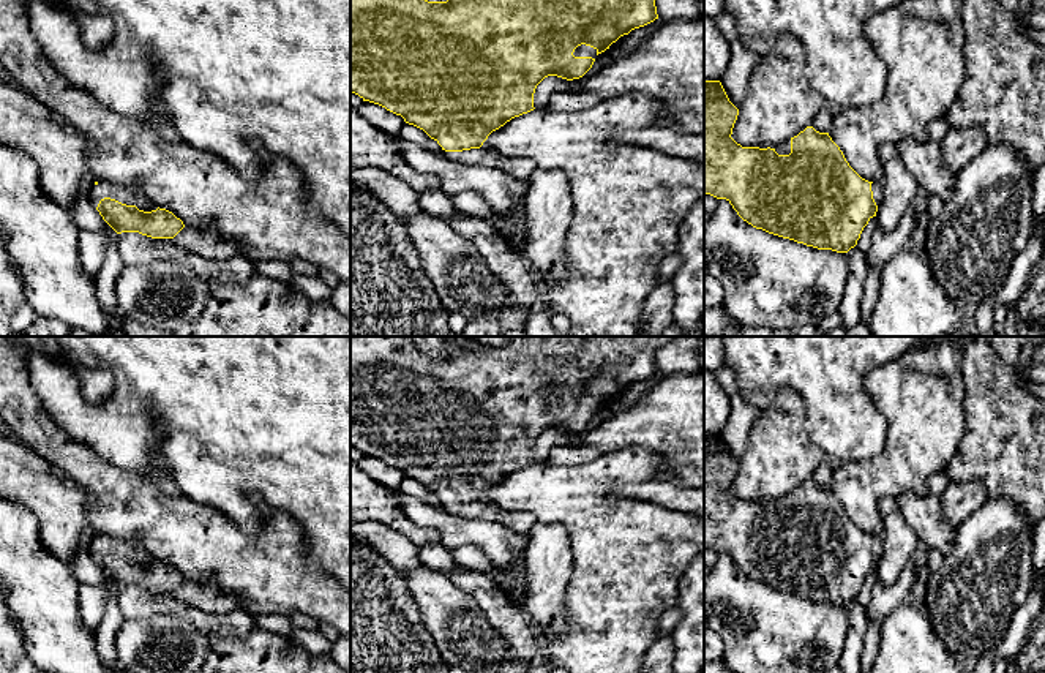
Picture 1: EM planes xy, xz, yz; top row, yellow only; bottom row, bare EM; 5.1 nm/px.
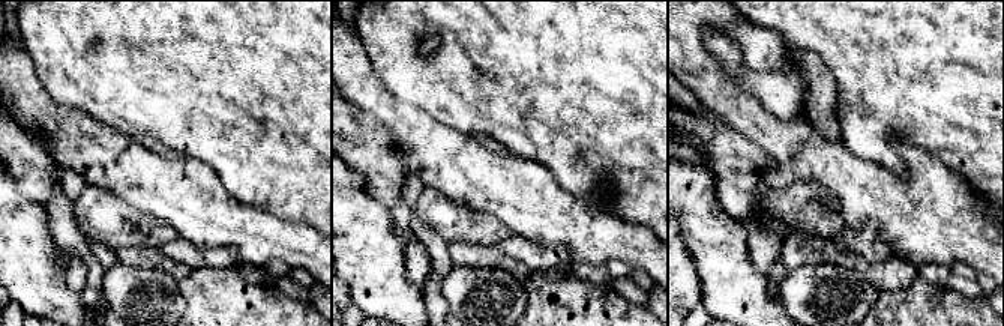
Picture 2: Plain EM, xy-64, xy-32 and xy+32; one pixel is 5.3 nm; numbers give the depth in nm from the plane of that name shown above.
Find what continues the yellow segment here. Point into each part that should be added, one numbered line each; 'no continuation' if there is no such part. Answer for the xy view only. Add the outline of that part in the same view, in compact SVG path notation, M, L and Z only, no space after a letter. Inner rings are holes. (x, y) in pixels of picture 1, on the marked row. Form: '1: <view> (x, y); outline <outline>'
1: xy (131, 196); outline M98 182L88 191L88 201L96 209L99 201L104 197L115 199L126 205L136 205L139 210L144 210L144 212L152 212L158 209L144 196L142 190L137 186L125 188L115 183L109 183L109 182Z

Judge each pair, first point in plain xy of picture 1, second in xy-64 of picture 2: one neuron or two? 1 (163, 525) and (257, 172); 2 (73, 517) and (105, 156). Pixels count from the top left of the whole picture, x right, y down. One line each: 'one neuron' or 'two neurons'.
1: two neurons
2: two neurons

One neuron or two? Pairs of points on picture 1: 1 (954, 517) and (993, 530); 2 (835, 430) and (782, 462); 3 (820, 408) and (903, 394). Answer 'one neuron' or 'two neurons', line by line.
1: two neurons
2: two neurons
3: two neurons

